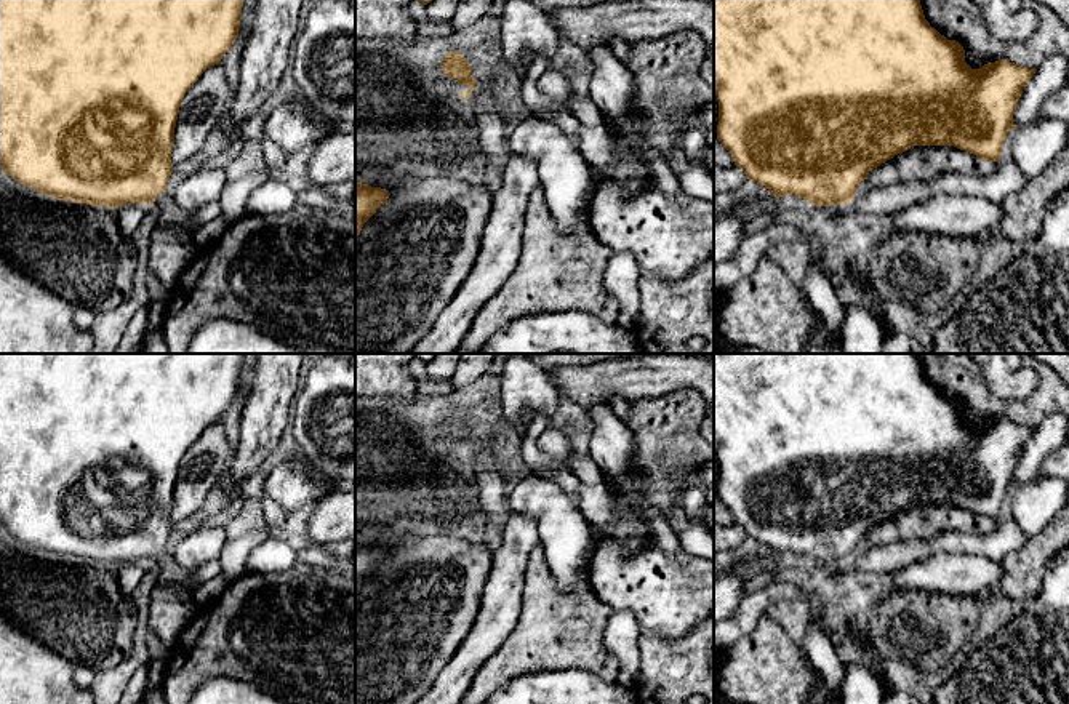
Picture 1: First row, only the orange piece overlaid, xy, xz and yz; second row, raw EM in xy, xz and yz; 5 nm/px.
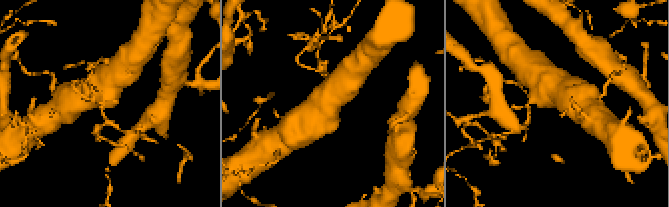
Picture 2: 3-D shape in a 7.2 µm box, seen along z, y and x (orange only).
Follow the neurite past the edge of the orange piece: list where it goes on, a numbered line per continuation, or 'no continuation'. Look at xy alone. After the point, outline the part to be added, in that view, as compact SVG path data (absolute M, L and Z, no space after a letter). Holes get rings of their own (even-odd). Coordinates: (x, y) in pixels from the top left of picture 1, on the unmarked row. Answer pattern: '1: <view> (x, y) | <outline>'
1: xy (170, 573) | M168 550L158 552L154 562L158 568L157 587L178 587L190 595L198 589L200 584L192 582L197 570L181 566Z

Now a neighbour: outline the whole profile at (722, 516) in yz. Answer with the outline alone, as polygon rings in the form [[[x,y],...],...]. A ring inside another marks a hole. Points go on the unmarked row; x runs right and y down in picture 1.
[[[714,496],[714,522],[722,528],[735,523],[731,512],[722,504],[717,496]]]

